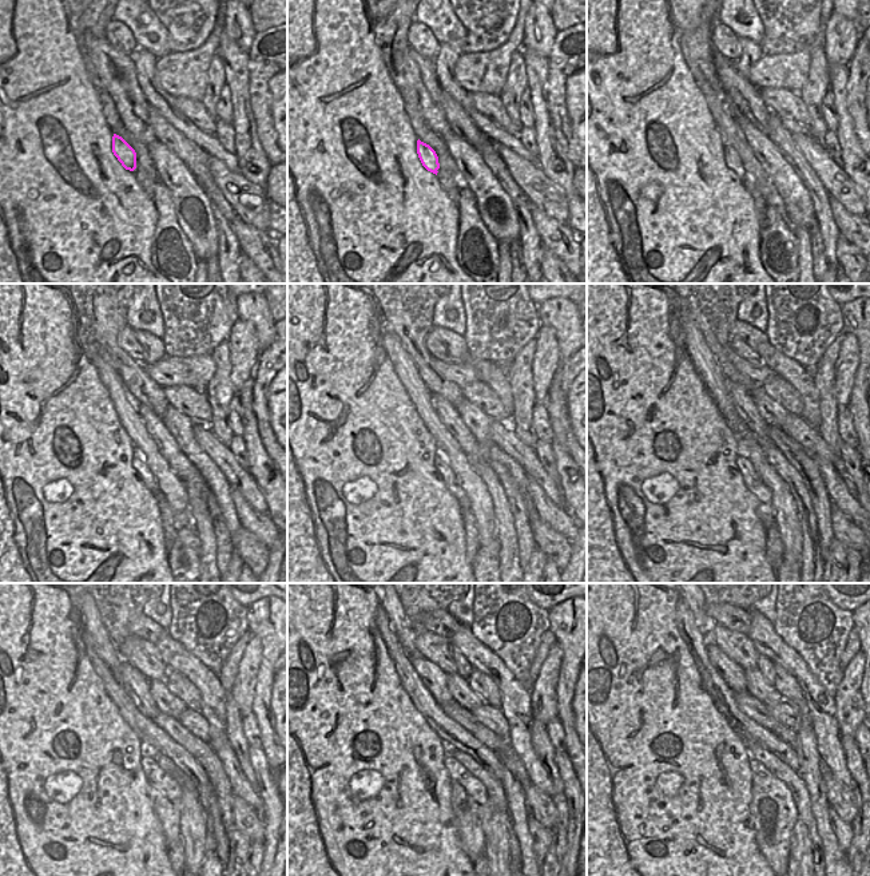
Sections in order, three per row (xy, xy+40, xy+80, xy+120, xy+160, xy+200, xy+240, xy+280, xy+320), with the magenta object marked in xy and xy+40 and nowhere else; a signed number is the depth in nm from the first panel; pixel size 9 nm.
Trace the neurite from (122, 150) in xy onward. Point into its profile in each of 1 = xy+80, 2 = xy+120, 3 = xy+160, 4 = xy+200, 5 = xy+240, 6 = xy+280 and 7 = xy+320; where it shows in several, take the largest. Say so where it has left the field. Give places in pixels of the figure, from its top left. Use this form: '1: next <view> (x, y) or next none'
1: next xy+80 (733, 161)
2: next xy+120 (139, 463)
3: next xy+160 (448, 476)
4: next xy+200 (753, 480)
5: next xy+240 (167, 792)
6: next xy+280 (471, 804)
7: next xy+320 (773, 812)

